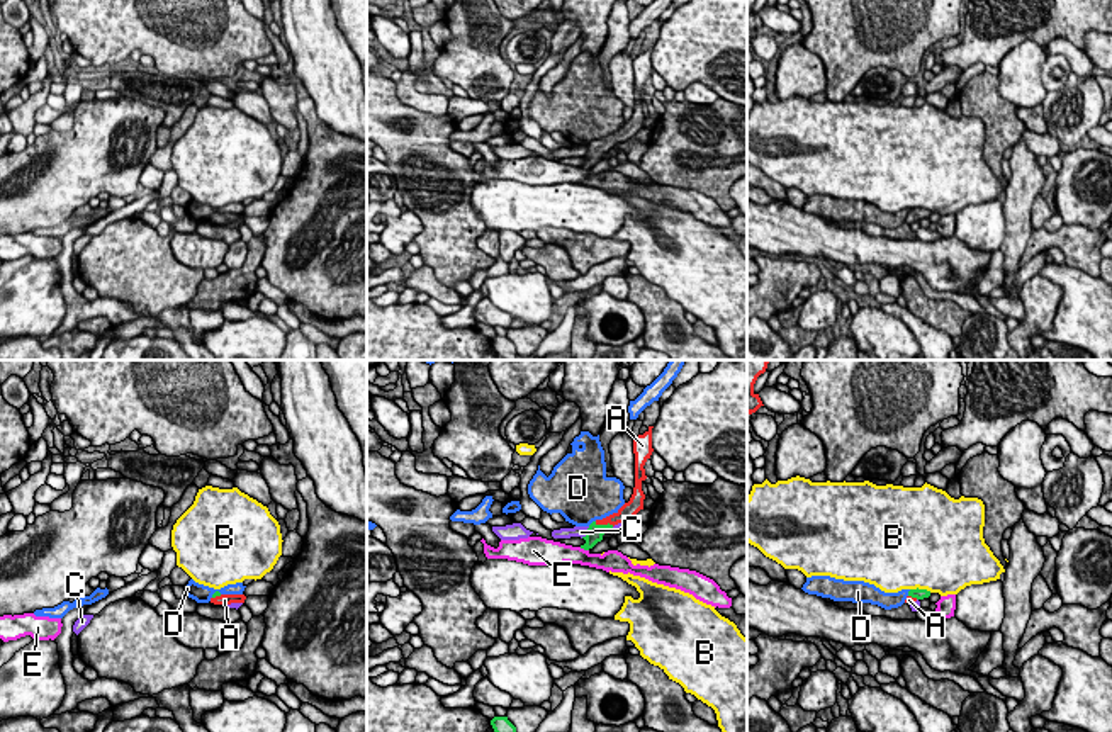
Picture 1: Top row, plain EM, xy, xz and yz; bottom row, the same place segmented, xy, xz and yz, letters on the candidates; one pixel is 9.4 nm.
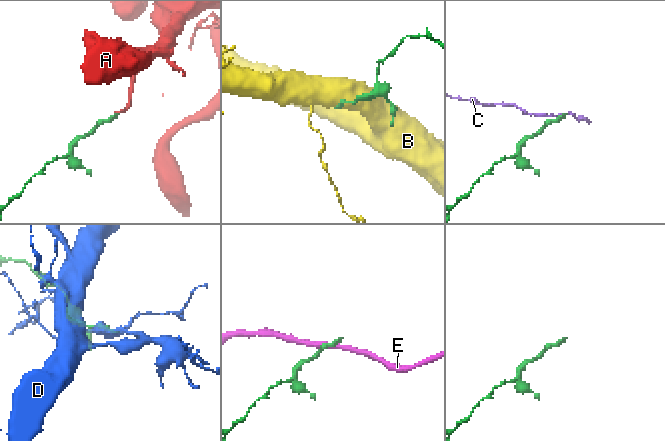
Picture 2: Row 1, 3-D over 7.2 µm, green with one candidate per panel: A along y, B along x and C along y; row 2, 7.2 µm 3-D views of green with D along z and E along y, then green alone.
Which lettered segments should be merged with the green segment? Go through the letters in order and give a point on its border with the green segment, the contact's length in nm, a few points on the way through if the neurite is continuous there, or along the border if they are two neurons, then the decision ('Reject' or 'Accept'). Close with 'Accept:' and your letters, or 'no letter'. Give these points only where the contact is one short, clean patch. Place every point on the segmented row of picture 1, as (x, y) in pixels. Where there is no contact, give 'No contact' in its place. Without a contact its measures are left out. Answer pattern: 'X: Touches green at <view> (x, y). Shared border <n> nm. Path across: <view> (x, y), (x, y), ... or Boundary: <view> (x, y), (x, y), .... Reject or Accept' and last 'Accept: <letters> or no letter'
A: Touches green at xz (605, 525). Shared border 190 nm. Path across: xz (595, 534), (605, 525), (627, 512). Accept
B: Touches green at yz (921, 590). Shared border 220 nm. Reject
C: Touches green at xz (588, 532). Shared border 140 nm. Boundary: xz (589, 527), (581, 537). Reject
D: Touches green at xz (593, 522). Shared border 100 nm. Reject
E: Touches green at xz (584, 549). Shared border 100 nm. Reject
Accept: A

